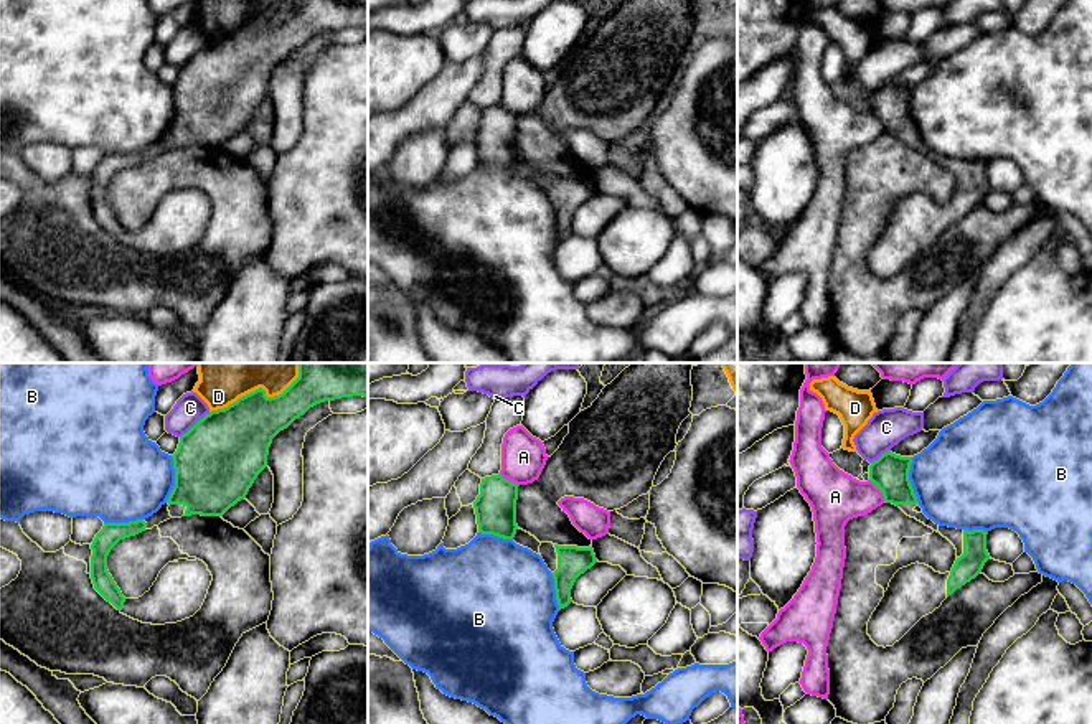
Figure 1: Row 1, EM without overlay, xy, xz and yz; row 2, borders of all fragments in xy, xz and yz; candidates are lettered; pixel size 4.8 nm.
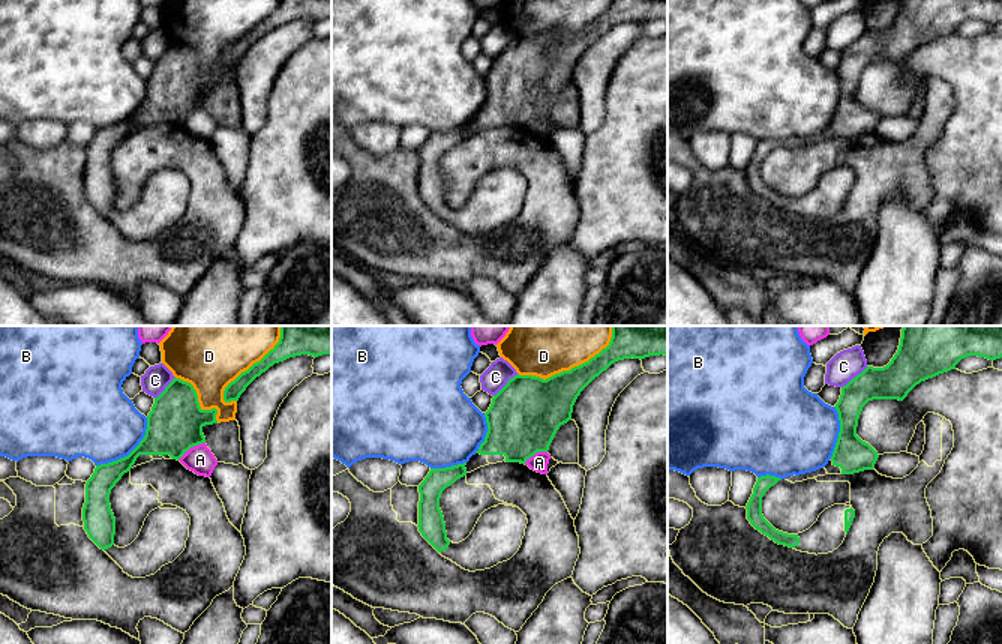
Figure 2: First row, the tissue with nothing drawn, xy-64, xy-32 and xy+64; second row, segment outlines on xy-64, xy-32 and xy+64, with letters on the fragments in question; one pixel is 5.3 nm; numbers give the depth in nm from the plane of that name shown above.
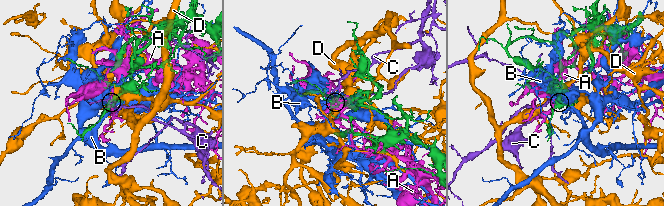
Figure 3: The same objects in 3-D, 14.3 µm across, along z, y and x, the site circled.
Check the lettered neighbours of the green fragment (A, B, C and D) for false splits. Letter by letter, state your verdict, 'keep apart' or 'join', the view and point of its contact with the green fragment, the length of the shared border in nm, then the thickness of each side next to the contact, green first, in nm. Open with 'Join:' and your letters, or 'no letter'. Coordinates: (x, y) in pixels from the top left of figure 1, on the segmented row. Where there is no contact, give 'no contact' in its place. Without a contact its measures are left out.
Join: no letter
A: keep apart | yz (880, 488) | 130 nm | 180/260 nm
B: keep apart | xy (175, 479) | 240 nm | 400/440 nm
C: keep apart | xy (197, 423) | 200 nm | 400/150 nm
D: keep apart | xy (261, 388) | 500 nm | 300/340 nm

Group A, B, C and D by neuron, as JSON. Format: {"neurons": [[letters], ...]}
{"neurons": [["A"], ["B"], ["C"], ["D"]]}

